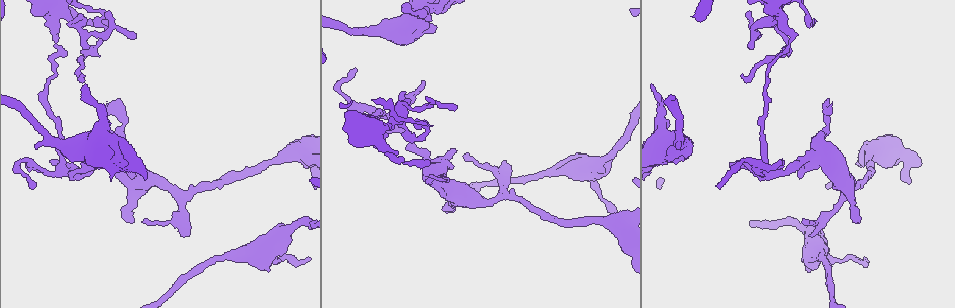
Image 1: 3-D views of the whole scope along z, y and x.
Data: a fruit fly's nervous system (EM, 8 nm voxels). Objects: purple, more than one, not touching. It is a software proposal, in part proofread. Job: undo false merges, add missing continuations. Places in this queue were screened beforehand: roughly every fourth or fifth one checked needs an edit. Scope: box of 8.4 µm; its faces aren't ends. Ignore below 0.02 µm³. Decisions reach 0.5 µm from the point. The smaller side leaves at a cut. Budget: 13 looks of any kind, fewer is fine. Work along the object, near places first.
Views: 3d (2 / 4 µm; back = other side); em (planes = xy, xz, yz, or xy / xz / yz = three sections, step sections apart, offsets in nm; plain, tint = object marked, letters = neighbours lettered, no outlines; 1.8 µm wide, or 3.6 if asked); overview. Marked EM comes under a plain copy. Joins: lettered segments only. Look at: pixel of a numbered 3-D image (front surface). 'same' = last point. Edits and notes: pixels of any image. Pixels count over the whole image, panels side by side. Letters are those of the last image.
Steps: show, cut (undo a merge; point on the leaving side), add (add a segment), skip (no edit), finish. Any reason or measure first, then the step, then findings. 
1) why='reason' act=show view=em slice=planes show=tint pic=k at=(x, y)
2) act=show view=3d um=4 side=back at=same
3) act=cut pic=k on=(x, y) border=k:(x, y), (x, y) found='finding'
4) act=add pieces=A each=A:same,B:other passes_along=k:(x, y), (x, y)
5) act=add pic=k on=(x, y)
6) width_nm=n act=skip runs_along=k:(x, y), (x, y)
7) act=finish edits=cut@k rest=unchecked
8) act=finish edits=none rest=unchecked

why='sharp bend' act=show view=3d um=4 pic=1 at=(74, 23)

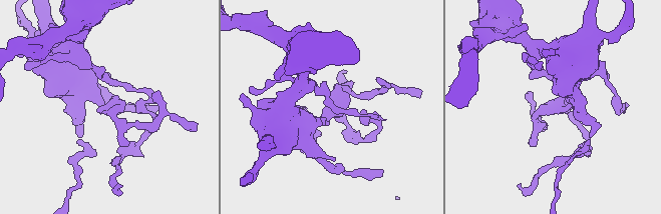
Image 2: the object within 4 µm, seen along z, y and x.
act=show view=em slice=planes show=tint pic=2 at=(560, 106)

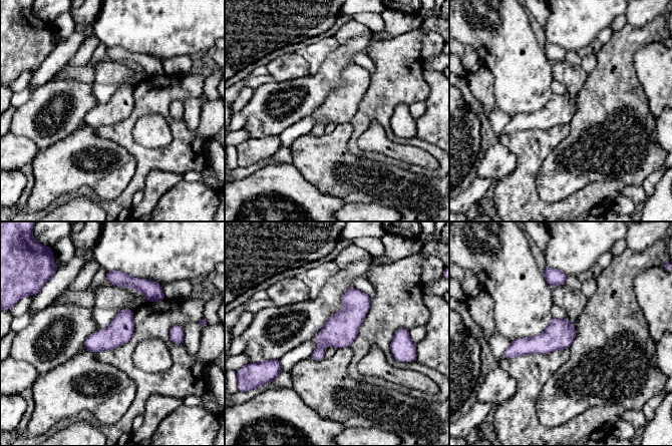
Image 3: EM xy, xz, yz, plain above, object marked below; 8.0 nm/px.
act=show view=em slice=planes show=letters at=same

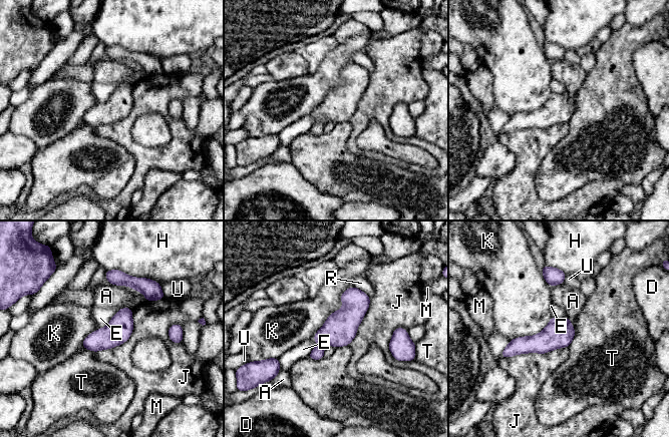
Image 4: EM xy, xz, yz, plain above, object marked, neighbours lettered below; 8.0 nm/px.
width_nm=200 act=skip each=A:other,D:other,E:other,H:other,J:other,K:other,M:other,R:other,T:other,U:other border=4:(131, 309), (121, 308), (96, 330) found='all the same cell'

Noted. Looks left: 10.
why='stops while still wide' act=show view=3d um=4 pic=1 at=(268, 267)

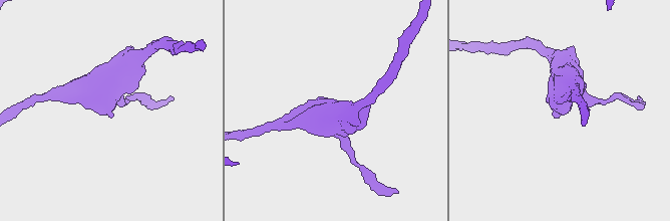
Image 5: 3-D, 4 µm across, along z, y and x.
act=show view=em um=3.6 slice=yz step=8 show=letters pic=5 at=(112, 113)

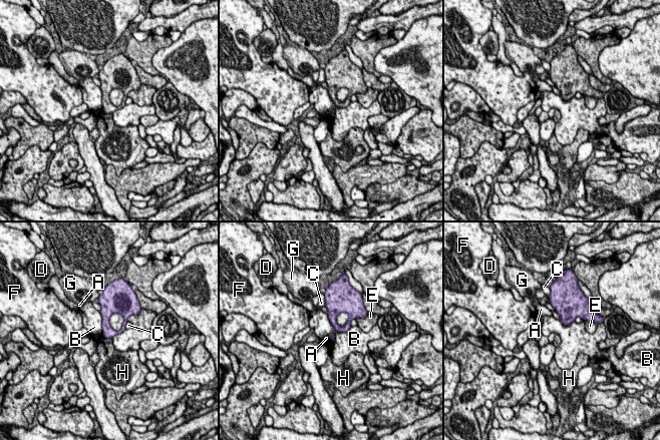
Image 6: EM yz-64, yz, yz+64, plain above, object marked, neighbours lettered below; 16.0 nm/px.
why='another direction' act=show view=em um=3.6 slice=planes show=letters at=same

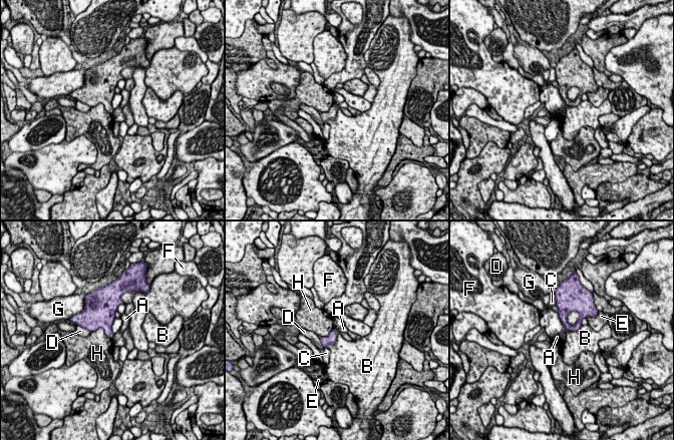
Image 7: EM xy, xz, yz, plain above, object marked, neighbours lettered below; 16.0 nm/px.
act=skip each=A:other,B:other,C:other,D:other,E:other,F:other,G:other,H:other border=7:(557, 313), (567, 330), (581, 326) found='none of them fits'

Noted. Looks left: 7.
act=show view=em slice=xy step=4 show=letters pic=1 at=(133, 176)

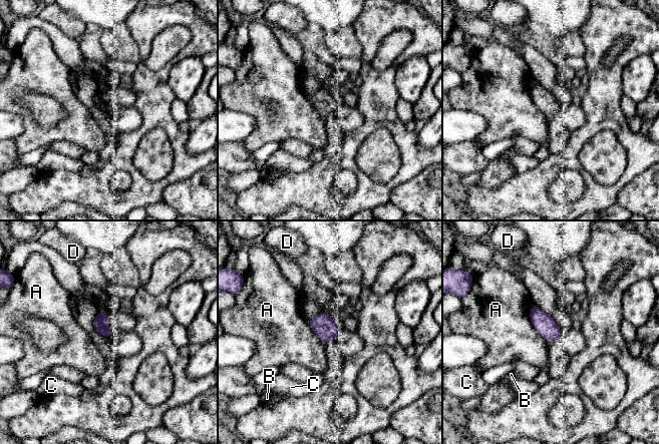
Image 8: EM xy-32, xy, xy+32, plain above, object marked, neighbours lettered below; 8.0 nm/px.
why='another direction' act=show view=em slice=planes show=letters at=same

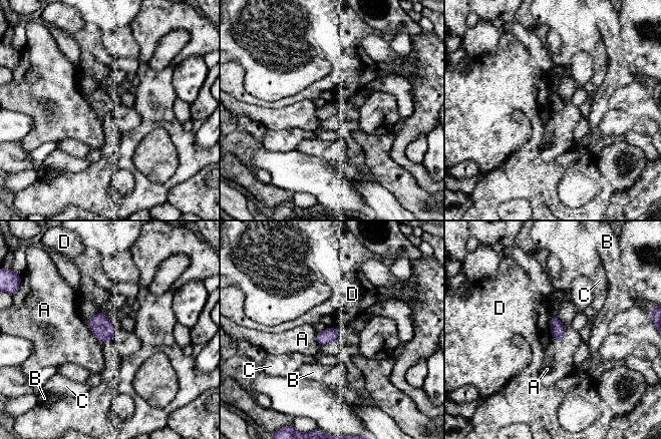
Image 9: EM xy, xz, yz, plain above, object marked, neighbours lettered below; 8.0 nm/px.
width_nm=110 act=skip each=A:other,B:other,C:other,D:other border=9:(328, 326), (334, 328) found='no lettered segment goes on from it'

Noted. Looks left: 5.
why='abrupt turn' act=show view=em slice=xy step=4 show=tint pic=1 at=(63, 157)

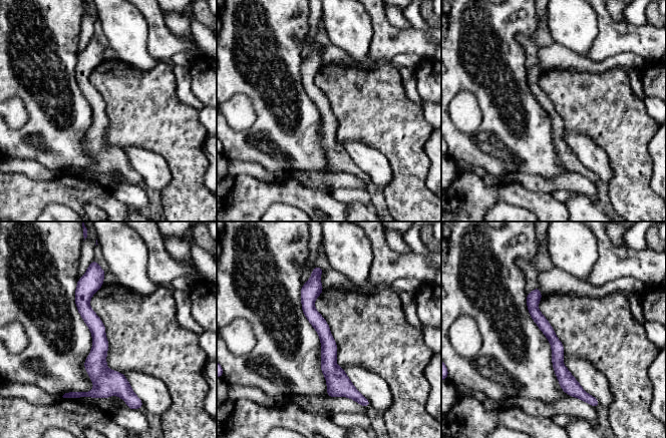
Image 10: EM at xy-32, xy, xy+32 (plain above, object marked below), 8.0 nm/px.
why='another direction' act=show view=em slice=planes show=letters at=same

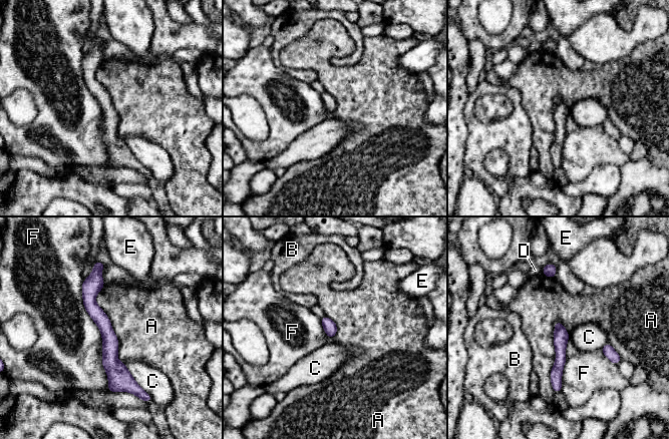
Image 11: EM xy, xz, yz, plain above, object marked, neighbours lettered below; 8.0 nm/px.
act=skip each=A:other,B:other,C:other,D:other,E:other,F:other border=11:(559, 321), (554, 392) found='all the same cell'

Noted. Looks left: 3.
why='free end' act=show view=3d um=4 pic=1 at=(686, 157)

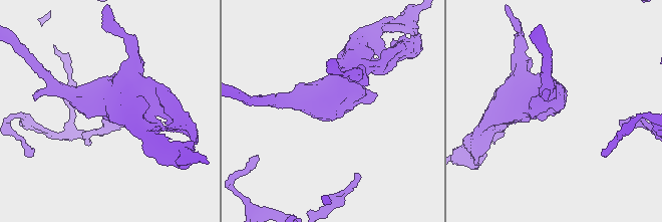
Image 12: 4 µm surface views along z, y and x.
why='now the EM' act=show view=em um=3.6 slice=planes show=letters pic=12 at=(558, 111)

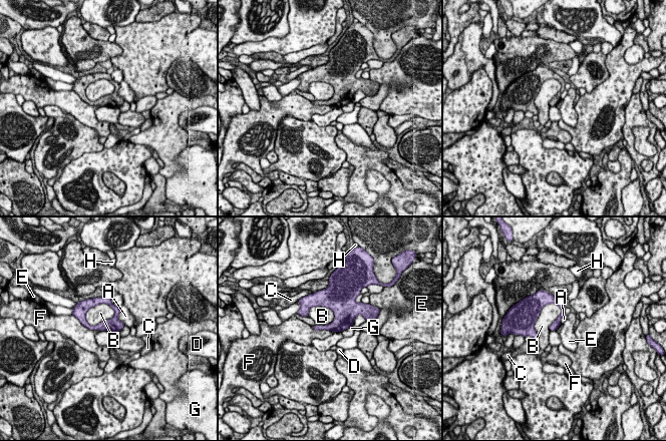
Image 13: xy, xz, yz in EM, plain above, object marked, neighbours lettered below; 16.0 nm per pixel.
longest_contact=B:650nm act=skip each=A:other,B:other,C:other,D:other,E:other,F:other,G:other,H:other found='none of them fits'

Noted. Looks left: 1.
act=finish edits=none rest=unchecked

